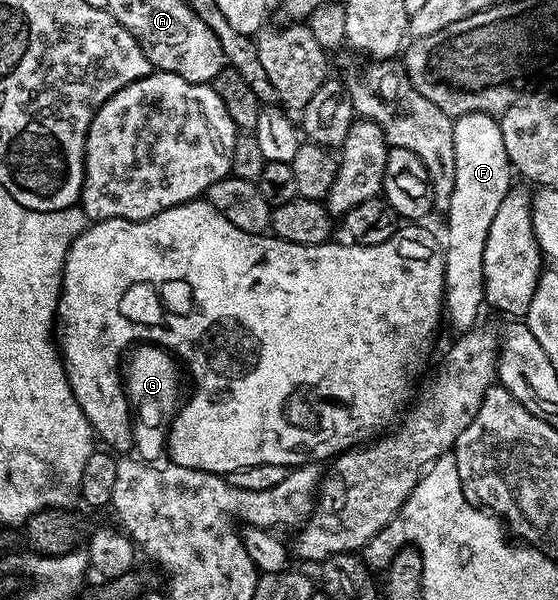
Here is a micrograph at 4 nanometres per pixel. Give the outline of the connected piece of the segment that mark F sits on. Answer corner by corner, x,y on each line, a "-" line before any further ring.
477,111
454,119
454,148
456,149
456,181
446,215
444,235
444,315
455,327
455,332
469,330
479,322
478,314
486,303
484,285
484,245
492,217
500,209
500,201
510,192
512,168
504,149
501,122
493,115

